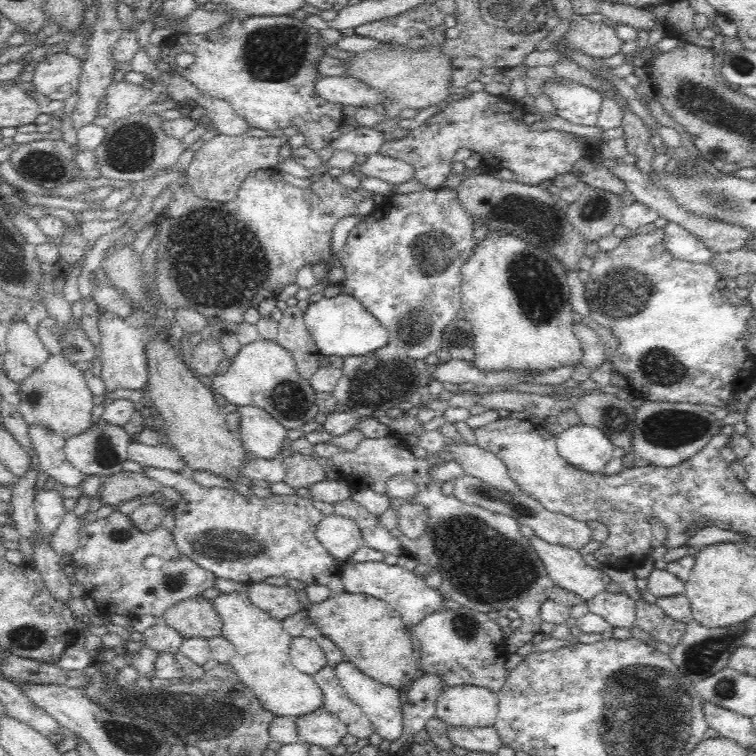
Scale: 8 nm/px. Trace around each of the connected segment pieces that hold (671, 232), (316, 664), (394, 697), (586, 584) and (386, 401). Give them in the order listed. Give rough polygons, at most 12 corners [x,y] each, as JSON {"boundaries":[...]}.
{"boundaries":[[[674,222],[663,245],[674,259],[708,263],[712,251]],[[311,638],[291,639],[293,665],[315,675],[327,665],[326,655]],[[347,660],[336,664],[344,693],[384,740],[403,734],[400,692]],[[528,540],[555,587],[585,602],[606,591],[604,573],[578,551]],[[388,342],[350,356],[332,398],[355,411],[330,413],[338,438],[357,418],[387,411],[420,388],[416,362]]]}

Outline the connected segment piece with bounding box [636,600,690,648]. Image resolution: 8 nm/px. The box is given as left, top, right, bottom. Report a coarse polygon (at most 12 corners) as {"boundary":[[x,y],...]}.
{"boundary":[[636,601],[638,629],[672,648],[690,624],[668,617],[656,604]]}

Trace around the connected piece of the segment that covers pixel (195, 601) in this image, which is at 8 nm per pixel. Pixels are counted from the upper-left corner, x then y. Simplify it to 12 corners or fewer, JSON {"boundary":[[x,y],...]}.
{"boundary":[[202,595],[172,606],[162,620],[184,638],[220,636],[224,621]]}

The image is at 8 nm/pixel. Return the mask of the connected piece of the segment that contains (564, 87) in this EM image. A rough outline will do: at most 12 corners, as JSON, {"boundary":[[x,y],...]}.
{"boundary":[[556,76],[540,91],[558,117],[597,126],[604,100],[597,90]]}

